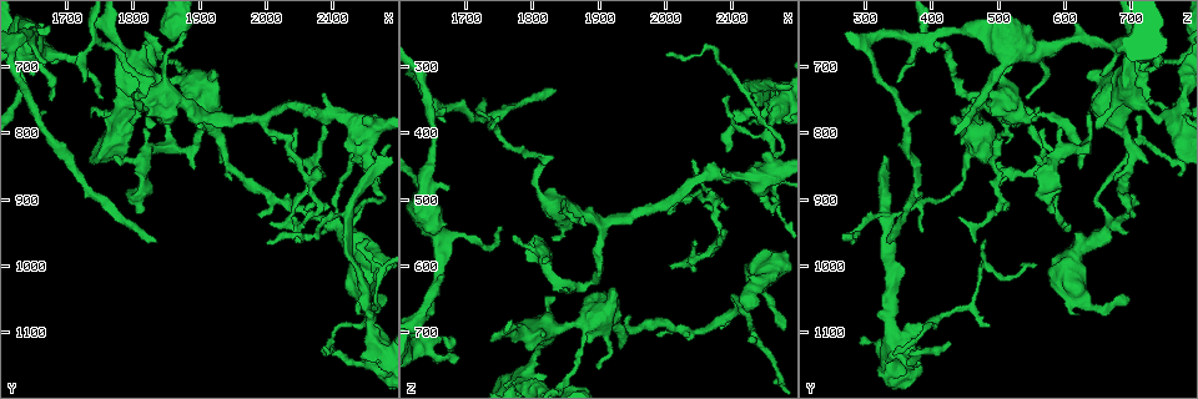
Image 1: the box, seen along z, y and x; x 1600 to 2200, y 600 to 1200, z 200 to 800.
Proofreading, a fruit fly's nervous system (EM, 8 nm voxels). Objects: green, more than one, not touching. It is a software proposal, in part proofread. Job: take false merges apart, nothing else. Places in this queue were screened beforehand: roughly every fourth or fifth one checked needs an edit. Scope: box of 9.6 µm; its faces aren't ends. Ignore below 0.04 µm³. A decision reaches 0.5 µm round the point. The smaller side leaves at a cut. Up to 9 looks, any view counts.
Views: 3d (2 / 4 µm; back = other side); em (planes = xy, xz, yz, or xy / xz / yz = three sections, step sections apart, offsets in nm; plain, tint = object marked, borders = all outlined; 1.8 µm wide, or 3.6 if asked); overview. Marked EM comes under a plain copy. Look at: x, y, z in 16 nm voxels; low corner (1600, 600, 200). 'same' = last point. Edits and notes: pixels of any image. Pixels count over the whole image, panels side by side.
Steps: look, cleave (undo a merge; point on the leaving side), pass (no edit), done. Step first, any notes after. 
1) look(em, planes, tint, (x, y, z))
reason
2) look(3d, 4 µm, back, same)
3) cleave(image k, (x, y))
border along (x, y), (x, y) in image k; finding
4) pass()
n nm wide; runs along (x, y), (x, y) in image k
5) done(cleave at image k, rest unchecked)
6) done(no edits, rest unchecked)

look(3d, 4 µm, (1820, 745, 500))
arms run side by side

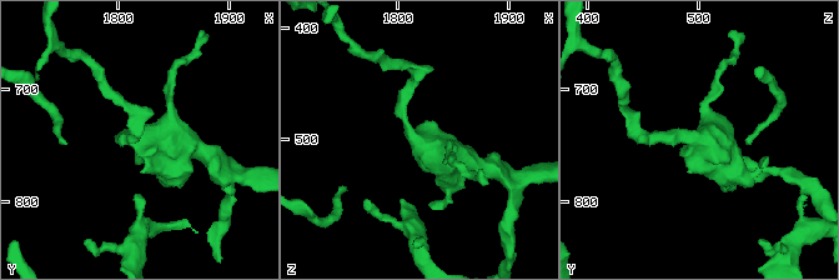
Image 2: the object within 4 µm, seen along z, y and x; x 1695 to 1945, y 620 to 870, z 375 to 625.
look(em, yz, step 8, tint, (1820, 746, 502))

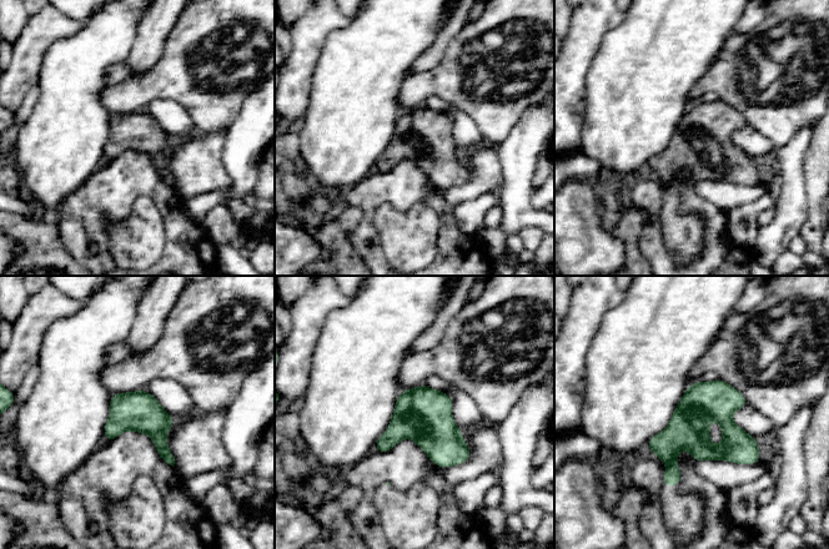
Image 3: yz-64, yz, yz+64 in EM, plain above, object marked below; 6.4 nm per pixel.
look(em, xz, step 8, tint, same)
another direction

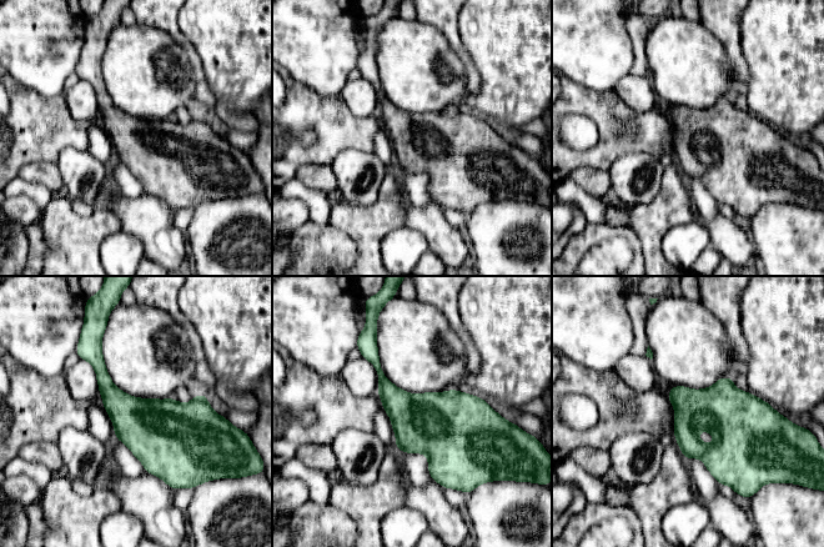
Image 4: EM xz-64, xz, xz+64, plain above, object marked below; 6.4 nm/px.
pass()
280 nm wide; one neuron here

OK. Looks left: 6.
look(3d, 4 µm, (1795, 775, 765))
four arms meet

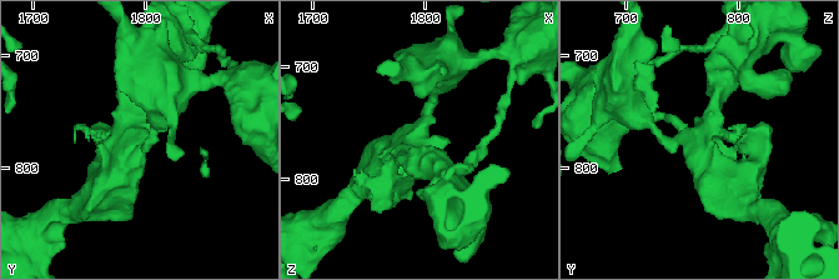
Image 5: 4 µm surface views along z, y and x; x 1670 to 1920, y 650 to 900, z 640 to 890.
look(em, xz, step 8, tint, (1794, 774, 762))
4 arms

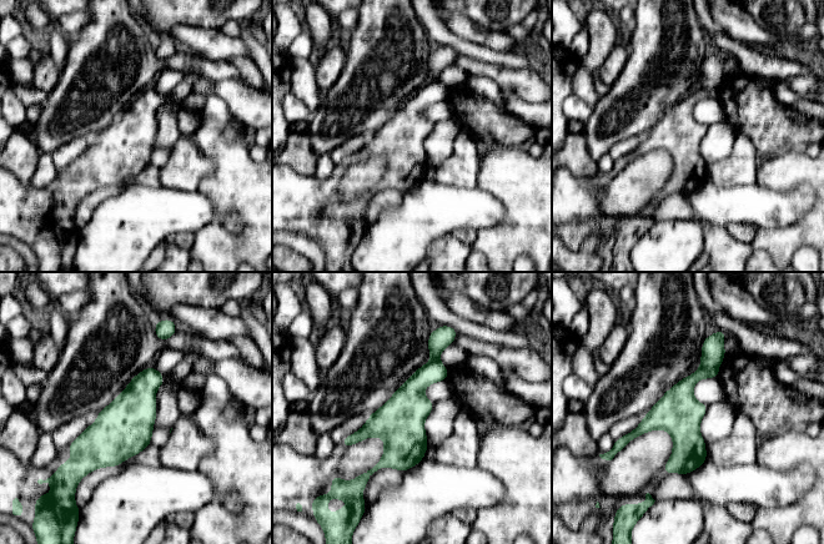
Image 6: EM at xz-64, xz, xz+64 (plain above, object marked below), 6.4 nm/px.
cleave(image 6, (681, 394))
border along (717, 366), (701, 367) in image 6; two neurons meet here

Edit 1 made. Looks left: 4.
look(em, planes, tint, (2130, 920, 340))

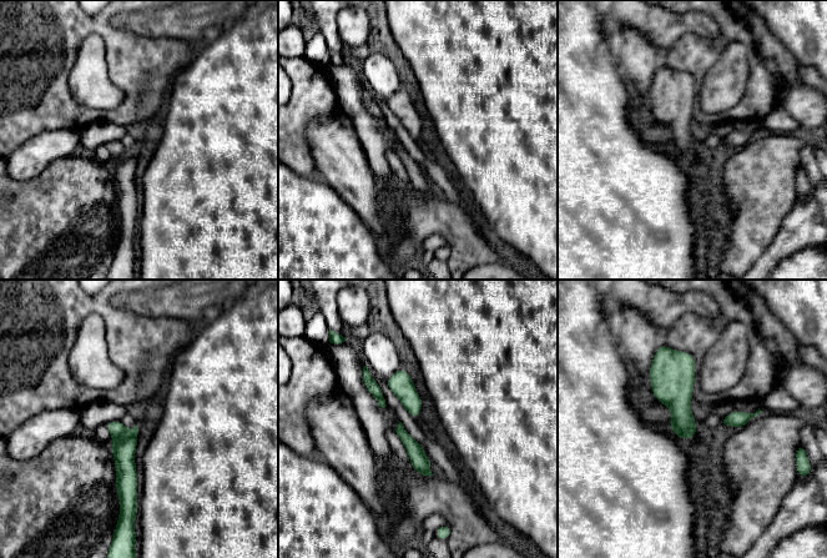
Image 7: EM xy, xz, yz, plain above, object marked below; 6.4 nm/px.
cleave(image 7, (124, 448))
a second neuron is stuck on

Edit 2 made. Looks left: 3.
look(em, planes, tint, (2070, 865, 500))
abrupt turn

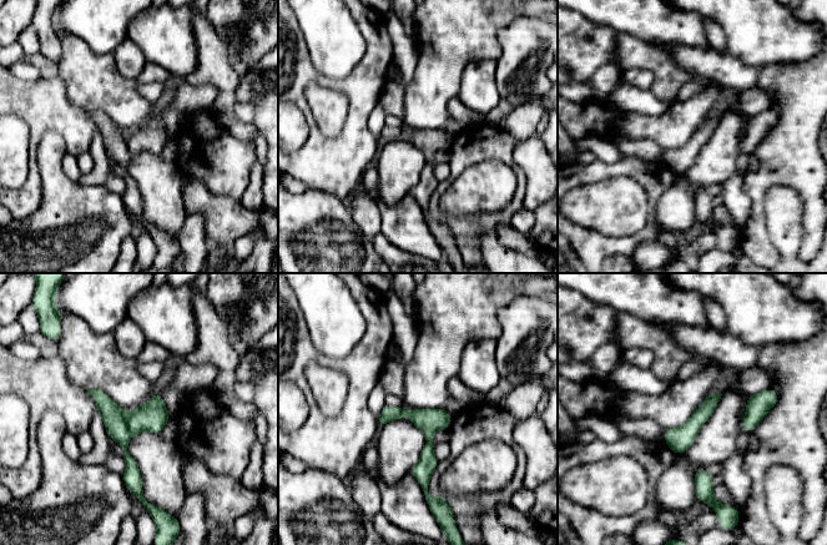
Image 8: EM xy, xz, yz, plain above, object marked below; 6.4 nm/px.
cleave(image 8, (152, 415))
the part that leaves runs along (440, 410), (429, 424), (424, 485) in image 8; two neurons meet here

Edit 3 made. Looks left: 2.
done(cleave at image 6, cleave at image 7, cleave at image 8, rest unchecked)

